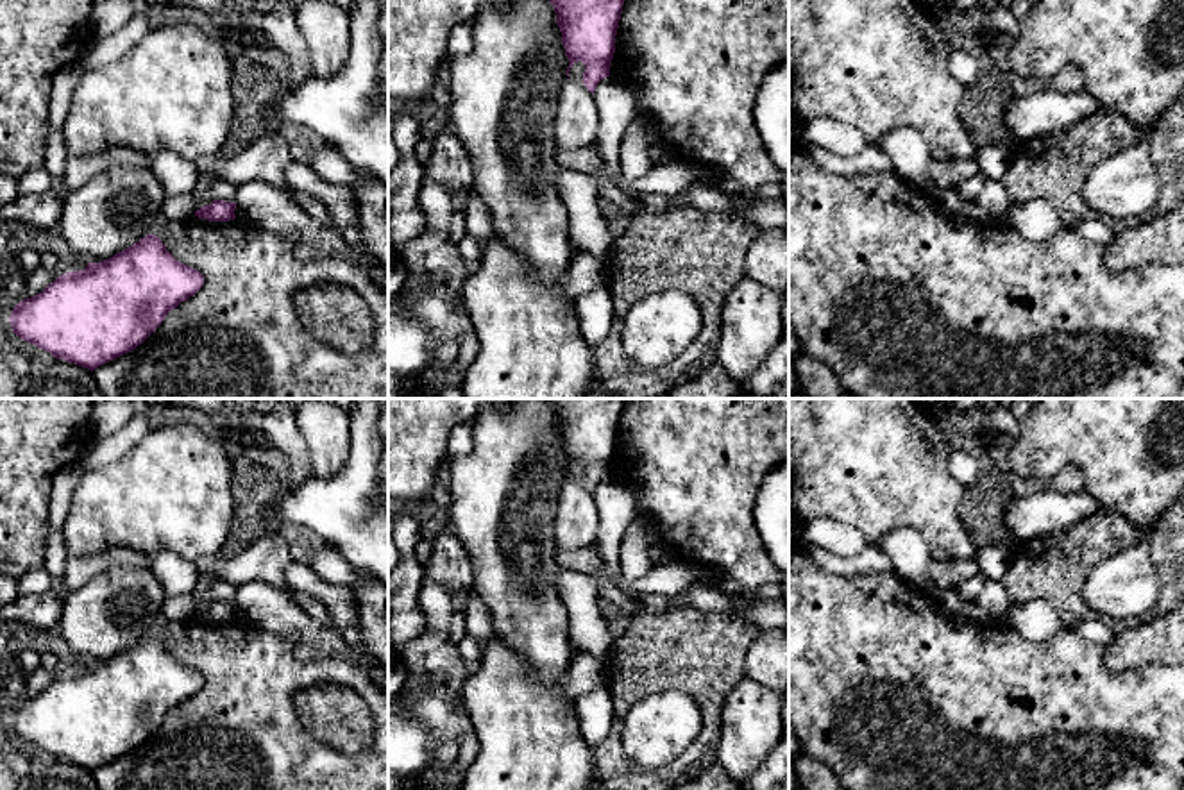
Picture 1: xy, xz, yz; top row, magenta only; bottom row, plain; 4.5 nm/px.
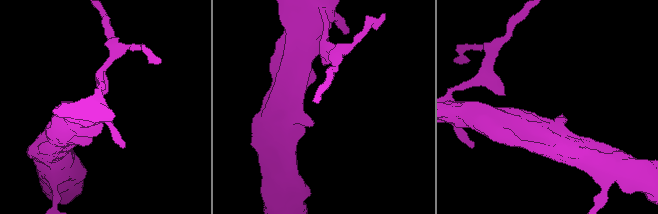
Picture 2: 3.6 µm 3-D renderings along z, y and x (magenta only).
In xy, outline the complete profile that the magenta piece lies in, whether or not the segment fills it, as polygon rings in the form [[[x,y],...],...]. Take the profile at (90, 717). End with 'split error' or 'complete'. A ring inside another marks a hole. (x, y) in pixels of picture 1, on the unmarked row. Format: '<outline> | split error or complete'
[[[147,635],[134,645],[84,670],[66,672],[11,711],[13,733],[55,760],[95,770],[141,745],[181,702],[204,686],[204,676],[179,663],[163,642]]] | complete

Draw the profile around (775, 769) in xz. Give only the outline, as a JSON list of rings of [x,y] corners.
[[[783,736],[769,752],[764,765],[742,781],[742,790],[774,790],[789,777],[789,736]]]

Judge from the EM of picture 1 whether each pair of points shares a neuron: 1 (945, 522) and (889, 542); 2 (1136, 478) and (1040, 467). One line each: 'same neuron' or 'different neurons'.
1: different neurons
2: same neuron

